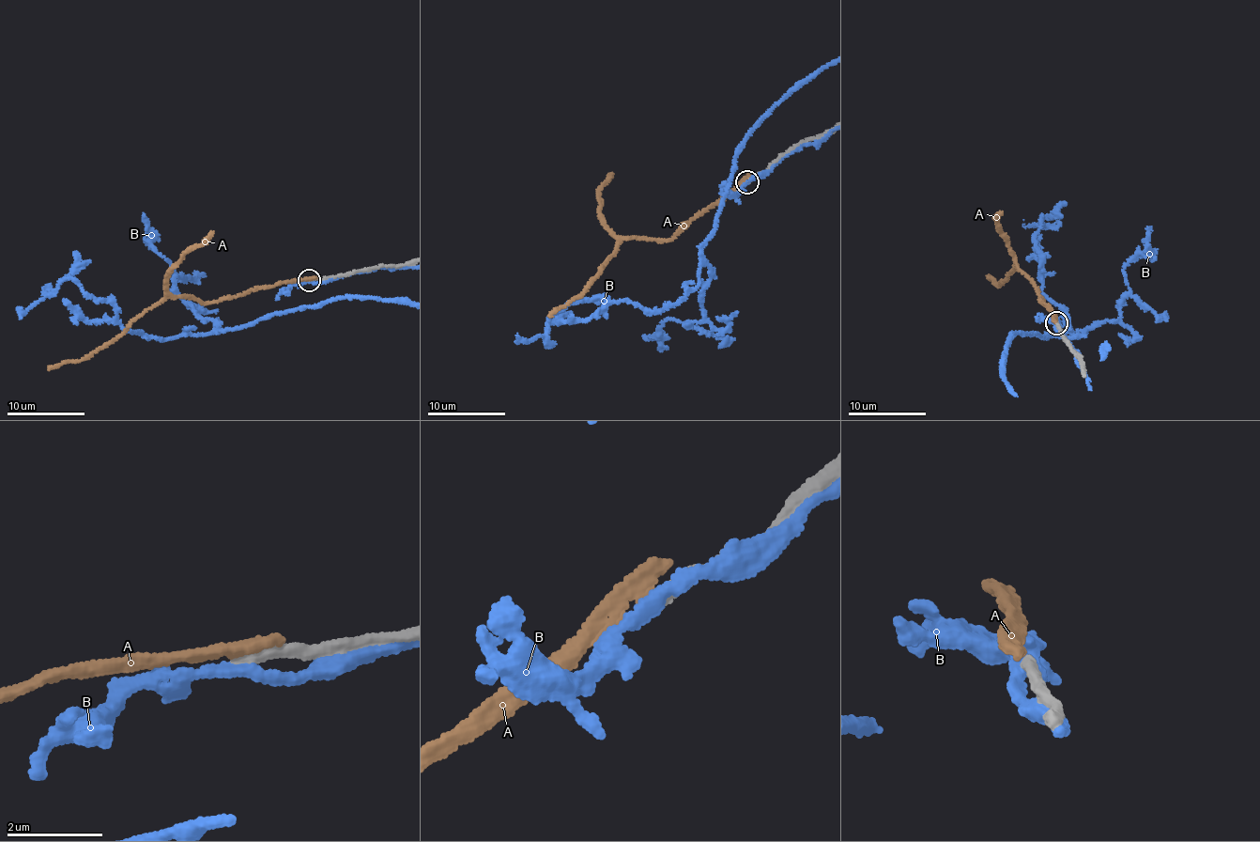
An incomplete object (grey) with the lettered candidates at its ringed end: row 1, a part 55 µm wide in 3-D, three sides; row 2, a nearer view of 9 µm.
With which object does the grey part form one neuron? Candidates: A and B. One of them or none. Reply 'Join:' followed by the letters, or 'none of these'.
Join: none of these

